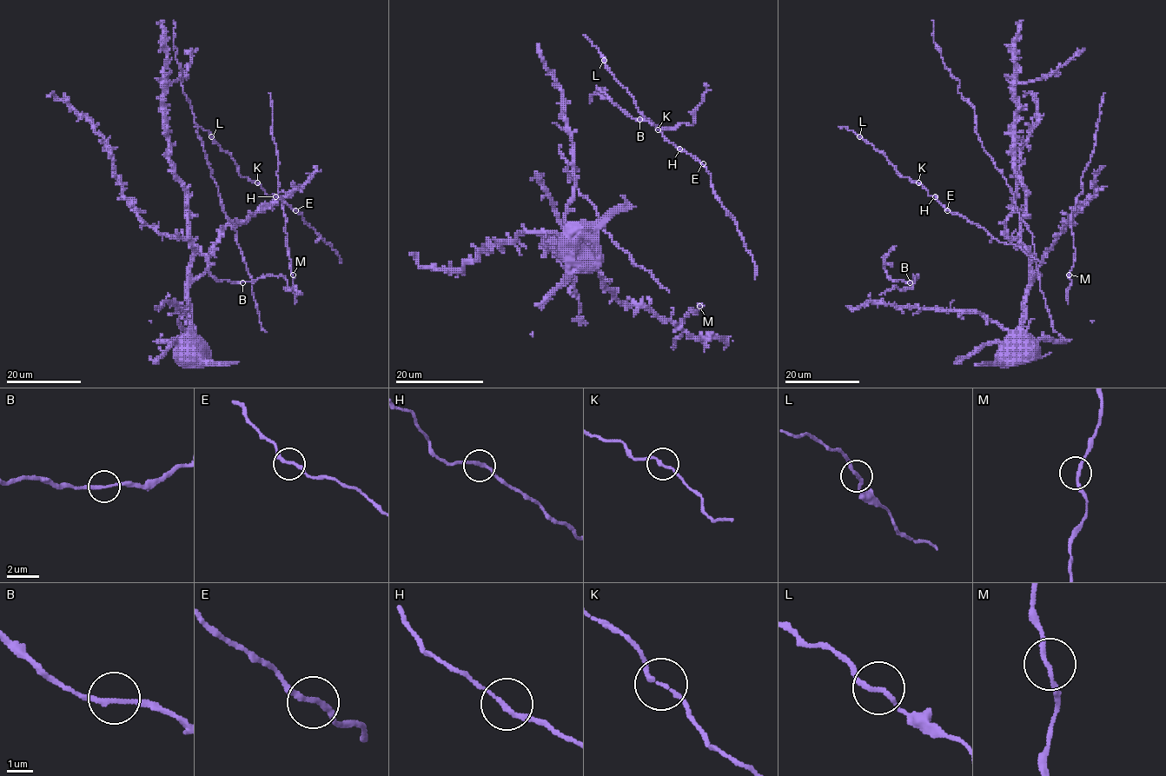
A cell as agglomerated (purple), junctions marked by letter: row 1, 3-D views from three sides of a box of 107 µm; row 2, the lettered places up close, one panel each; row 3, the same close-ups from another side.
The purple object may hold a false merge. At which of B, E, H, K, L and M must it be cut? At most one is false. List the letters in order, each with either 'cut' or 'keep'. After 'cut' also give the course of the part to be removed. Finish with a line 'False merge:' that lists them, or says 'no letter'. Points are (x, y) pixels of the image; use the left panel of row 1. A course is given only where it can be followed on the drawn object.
B: keep
E: keep
H: keep
K: keep
L: keep
M: keep
False merge: no letter

